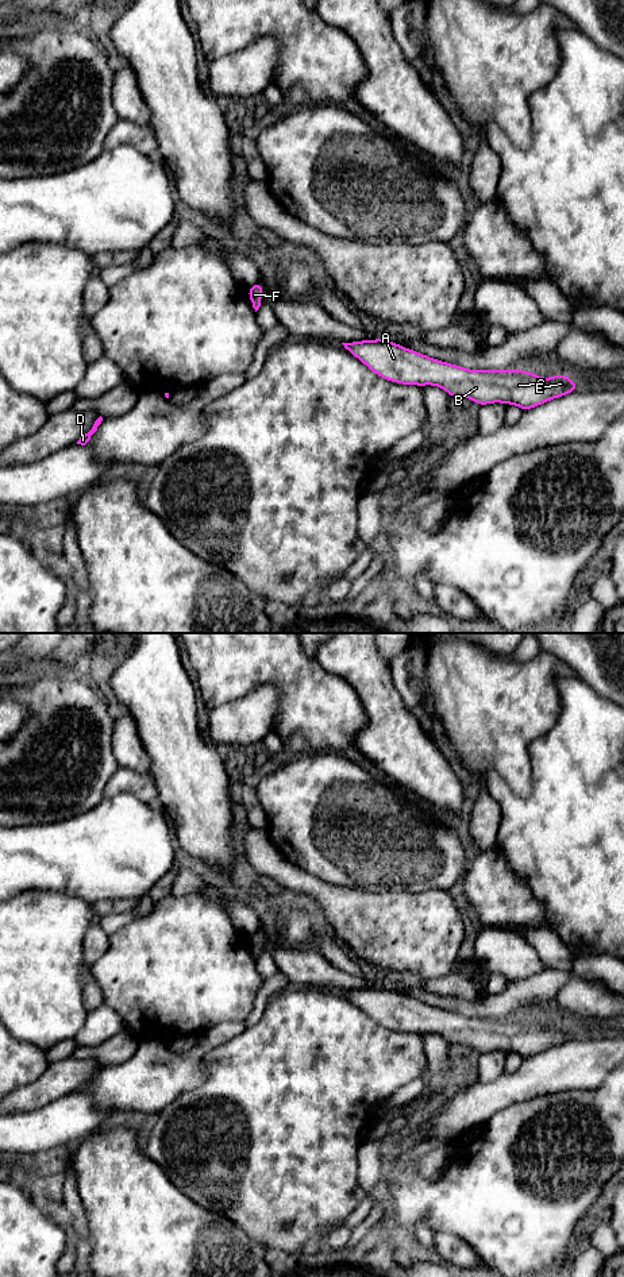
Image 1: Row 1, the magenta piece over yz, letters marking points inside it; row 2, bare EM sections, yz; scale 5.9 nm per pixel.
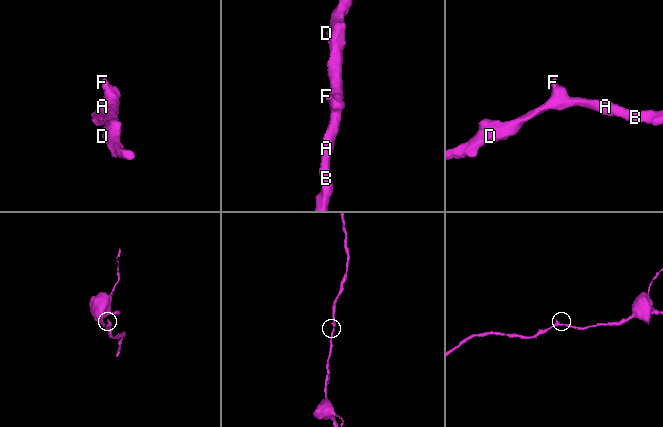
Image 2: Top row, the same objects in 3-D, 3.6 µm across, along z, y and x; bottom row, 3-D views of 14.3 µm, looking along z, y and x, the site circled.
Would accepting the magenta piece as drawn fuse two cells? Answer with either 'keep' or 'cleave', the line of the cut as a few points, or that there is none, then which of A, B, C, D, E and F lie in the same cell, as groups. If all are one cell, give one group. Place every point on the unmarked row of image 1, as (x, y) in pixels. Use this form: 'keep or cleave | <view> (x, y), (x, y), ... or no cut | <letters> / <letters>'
keep | no cut | A B C D E F

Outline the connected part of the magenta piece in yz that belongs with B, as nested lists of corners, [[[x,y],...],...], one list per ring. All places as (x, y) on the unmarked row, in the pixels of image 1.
[[[386,987],[342,991],[380,1025],[402,1033],[435,1033],[478,1053],[515,1052],[523,1058],[569,1042],[579,1034],[566,1023],[540,1026],[521,1018],[467,1018],[428,1006]]]

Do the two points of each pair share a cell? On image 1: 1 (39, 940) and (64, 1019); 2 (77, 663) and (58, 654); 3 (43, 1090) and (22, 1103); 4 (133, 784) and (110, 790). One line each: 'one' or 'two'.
1: one
2: two
3: one
4: one

